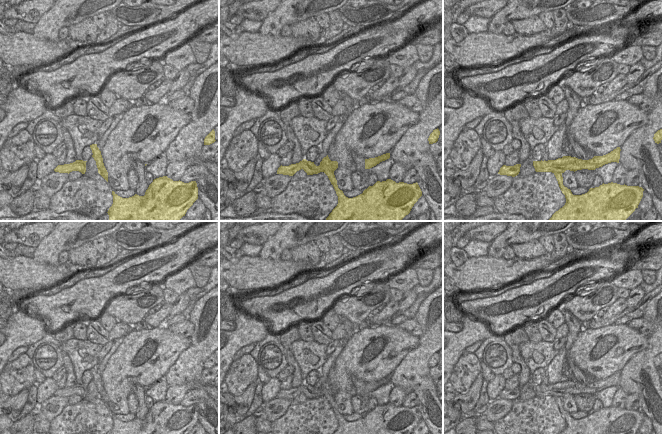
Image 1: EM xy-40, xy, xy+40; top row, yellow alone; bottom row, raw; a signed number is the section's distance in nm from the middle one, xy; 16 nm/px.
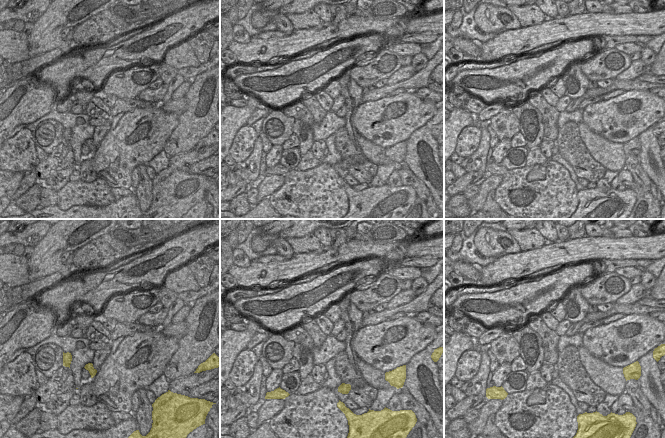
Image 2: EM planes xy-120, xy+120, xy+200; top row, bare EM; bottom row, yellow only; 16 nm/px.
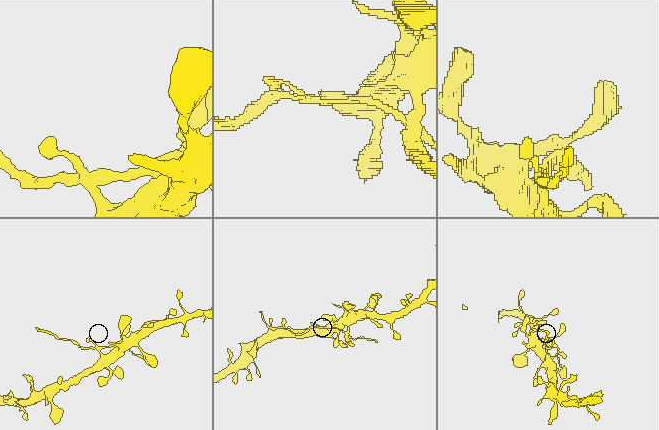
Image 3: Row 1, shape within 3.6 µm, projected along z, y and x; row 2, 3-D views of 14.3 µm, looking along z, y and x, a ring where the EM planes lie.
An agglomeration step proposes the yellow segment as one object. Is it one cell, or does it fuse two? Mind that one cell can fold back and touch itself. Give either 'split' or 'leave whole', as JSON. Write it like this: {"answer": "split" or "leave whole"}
{"answer": "split"}

